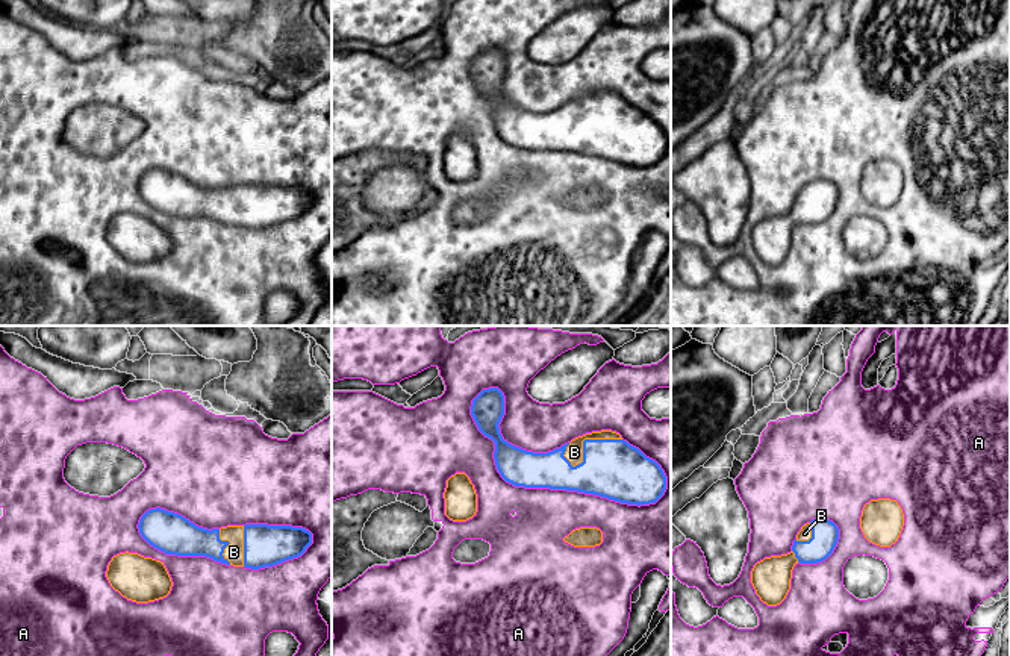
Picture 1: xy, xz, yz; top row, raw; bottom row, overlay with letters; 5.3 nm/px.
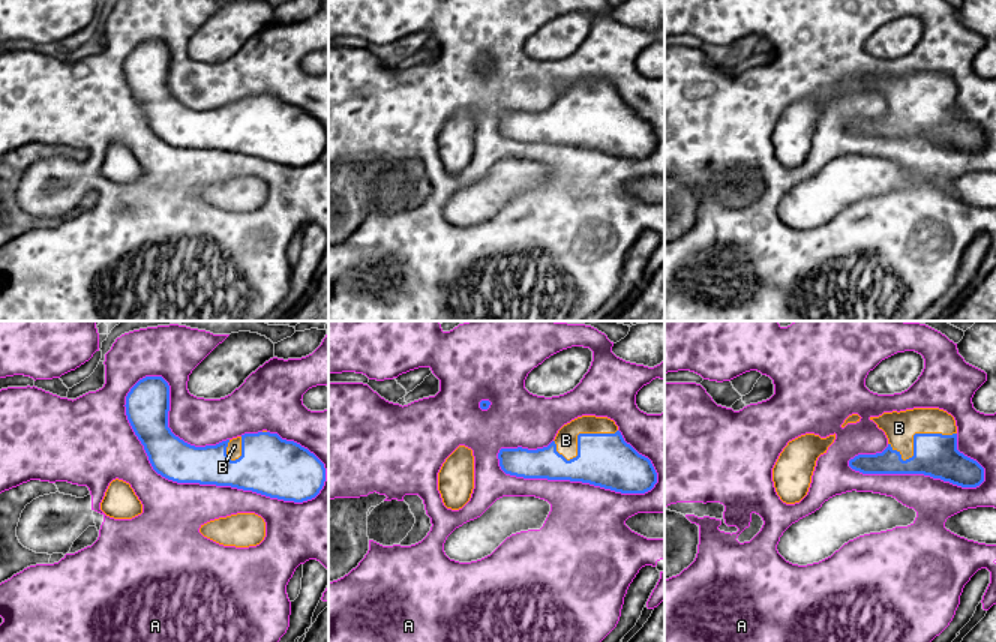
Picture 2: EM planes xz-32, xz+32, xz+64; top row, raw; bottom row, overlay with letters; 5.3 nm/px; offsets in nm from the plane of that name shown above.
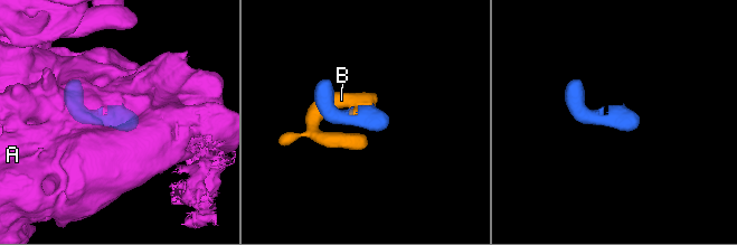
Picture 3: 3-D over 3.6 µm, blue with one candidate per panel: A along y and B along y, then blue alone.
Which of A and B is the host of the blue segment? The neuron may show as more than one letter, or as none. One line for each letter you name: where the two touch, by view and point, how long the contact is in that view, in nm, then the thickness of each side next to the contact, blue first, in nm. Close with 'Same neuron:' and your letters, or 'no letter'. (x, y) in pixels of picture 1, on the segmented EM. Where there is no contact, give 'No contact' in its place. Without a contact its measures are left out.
B: Touches blue at xz (583, 443). Shared border 340 nm. Thickness 320 nm (blue) against 100 nm
Same neuron: B

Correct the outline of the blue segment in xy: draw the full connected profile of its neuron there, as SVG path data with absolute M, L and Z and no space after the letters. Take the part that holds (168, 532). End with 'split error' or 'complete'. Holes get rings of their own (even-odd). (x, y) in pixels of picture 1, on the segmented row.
M161 508L147 511L138 529L165 554L206 556L251 570L298 558L312 544L312 533L303 527L245 524L207 530Z | split error

